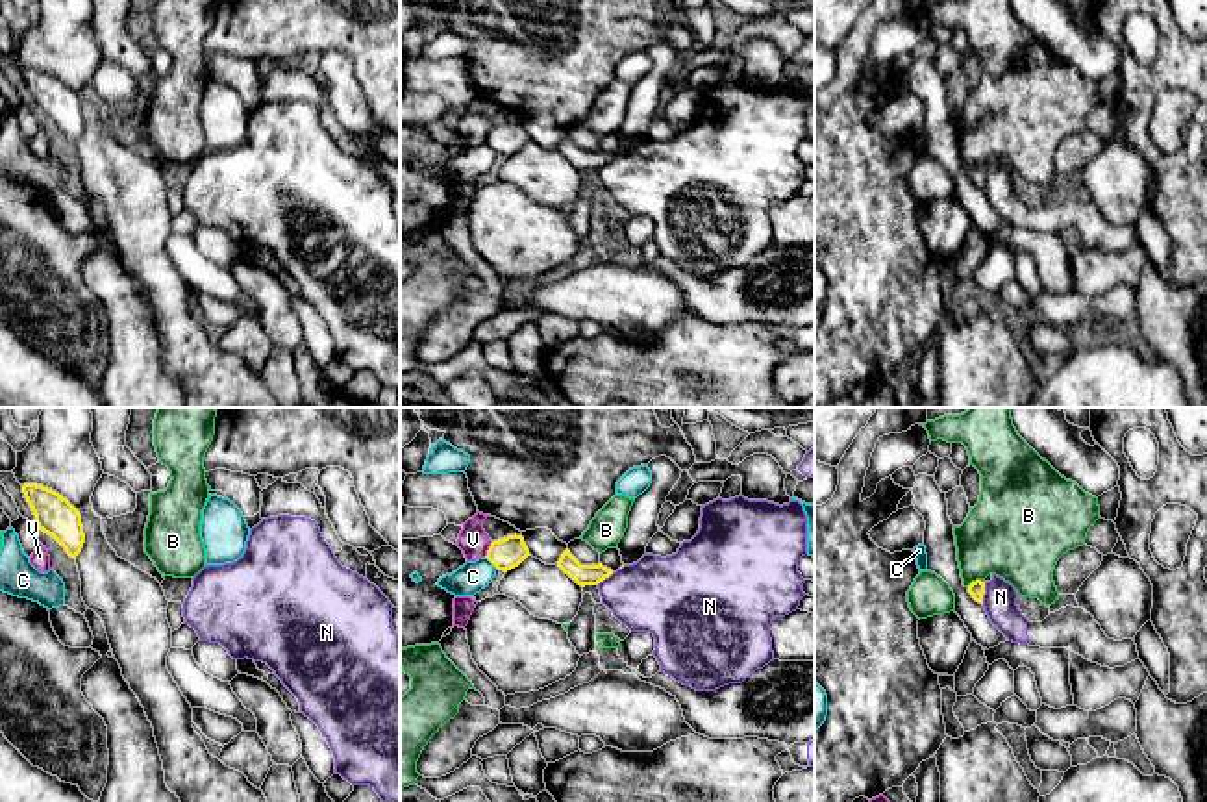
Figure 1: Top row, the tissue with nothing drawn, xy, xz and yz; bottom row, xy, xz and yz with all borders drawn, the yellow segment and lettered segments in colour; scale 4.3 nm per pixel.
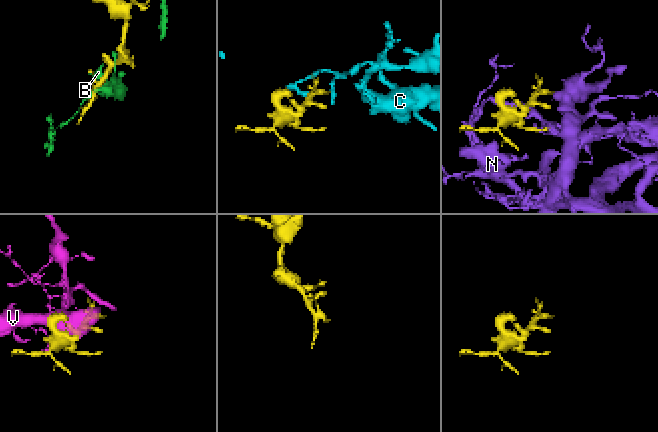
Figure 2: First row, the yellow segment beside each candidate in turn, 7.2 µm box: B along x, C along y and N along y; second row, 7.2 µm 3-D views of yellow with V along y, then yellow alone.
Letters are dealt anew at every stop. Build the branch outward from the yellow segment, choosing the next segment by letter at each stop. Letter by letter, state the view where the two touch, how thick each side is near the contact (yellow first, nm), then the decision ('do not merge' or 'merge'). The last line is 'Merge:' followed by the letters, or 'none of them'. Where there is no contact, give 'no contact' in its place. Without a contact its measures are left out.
B: meets yellow in yz; 70 nm thick on the yellow side, 380 nm on the other; do not merge
C: meets yellow in xz; 140 nm thick on the yellow side, 140 nm on the other; do not merge
N: meets yellow in yz; 70 nm thick on the yellow side, 140 nm on the other; do not merge
V: meets yellow in xz; 140 nm thick on the yellow side, 130 nm on the other; do not merge
Merge: none of them

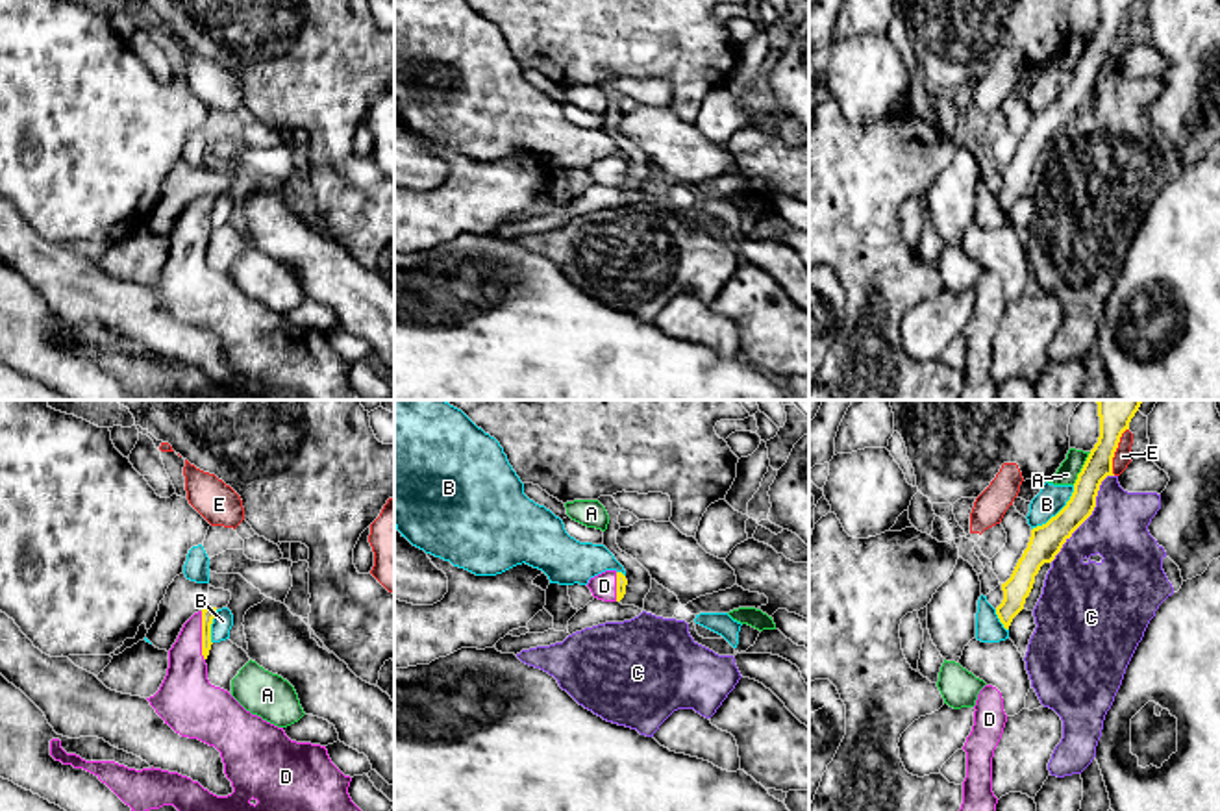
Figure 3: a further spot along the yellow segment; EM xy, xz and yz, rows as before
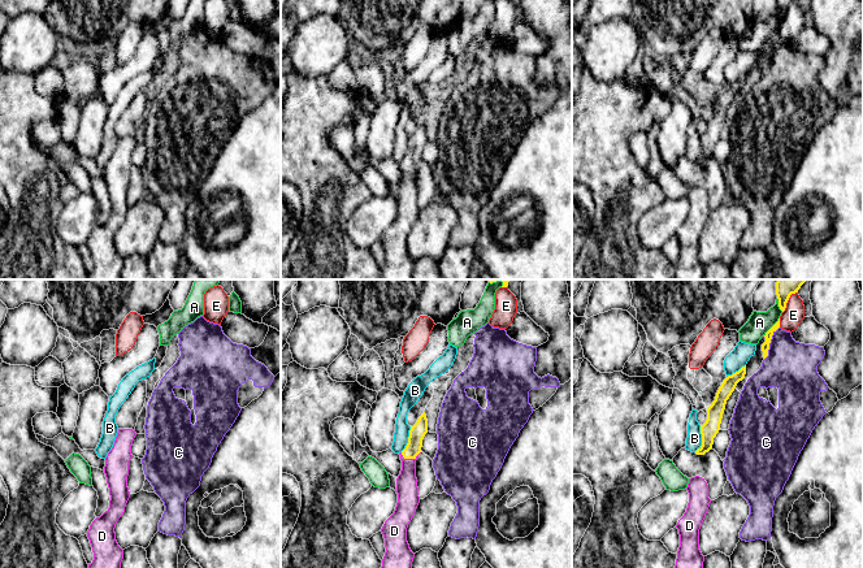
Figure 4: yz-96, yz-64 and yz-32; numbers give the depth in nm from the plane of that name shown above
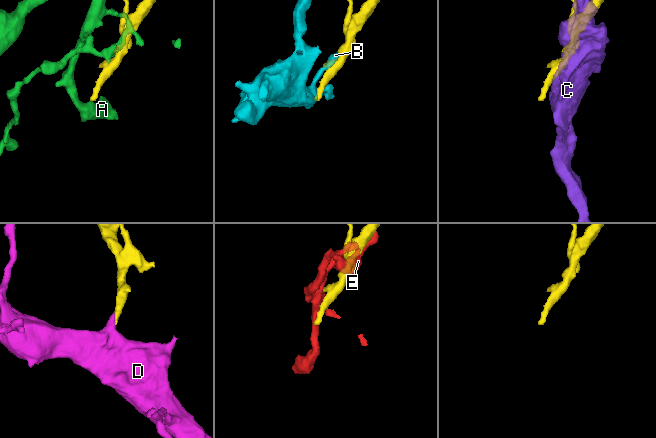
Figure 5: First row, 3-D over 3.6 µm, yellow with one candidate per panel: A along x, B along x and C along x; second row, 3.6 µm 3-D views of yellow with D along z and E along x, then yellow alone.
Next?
A: meets yellow in yz; 120 nm thick on the yellow side, 90 nm on the other; do not merge
B: meets yellow in yz; 140 nm thick on the yellow side, 120 nm on the other; do not merge
C: meets yellow in yz; 140 nm thick on the yellow side, 260 nm on the other; do not merge
D: meets yellow in xy; 60 nm thick on the yellow side, 220 nm on the other; merge
E: meets yellow in yz; 120 nm thick on the yellow side, 80 nm on the other; do not merge
Merge: D

